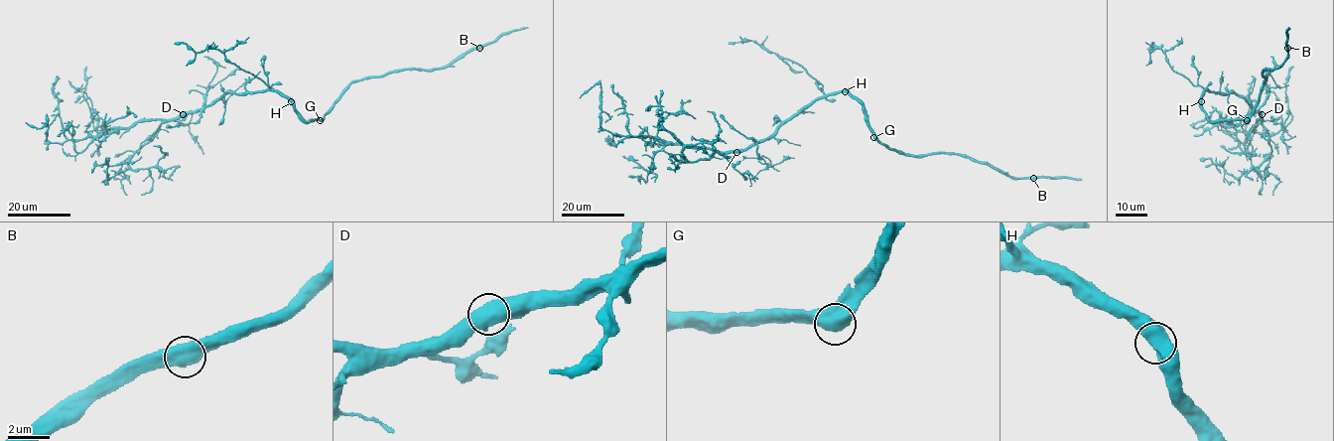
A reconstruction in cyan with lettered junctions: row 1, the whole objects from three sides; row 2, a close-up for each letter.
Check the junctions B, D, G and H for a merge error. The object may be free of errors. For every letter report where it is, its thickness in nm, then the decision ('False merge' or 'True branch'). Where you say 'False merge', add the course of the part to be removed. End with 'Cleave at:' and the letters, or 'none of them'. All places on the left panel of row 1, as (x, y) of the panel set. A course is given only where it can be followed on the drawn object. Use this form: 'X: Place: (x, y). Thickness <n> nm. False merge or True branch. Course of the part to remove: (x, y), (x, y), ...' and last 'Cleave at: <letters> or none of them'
B: Place: (479, 48). Thickness 700 nm. True branch
D: Place: (183, 114). Thickness 650 nm. True branch
G: Place: (320, 120). Thickness 650 nm. True branch
H: Place: (291, 101). Thickness 600 nm. True branch
Cleave at: none of them

